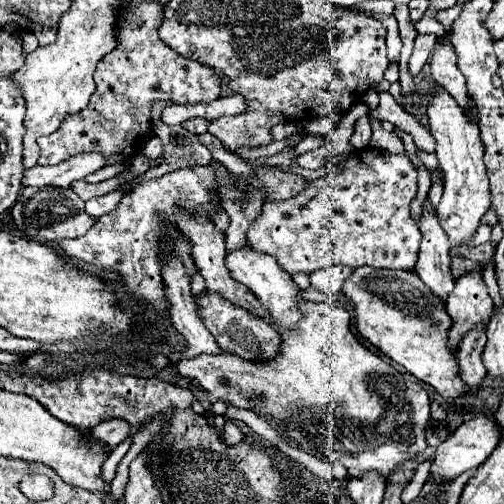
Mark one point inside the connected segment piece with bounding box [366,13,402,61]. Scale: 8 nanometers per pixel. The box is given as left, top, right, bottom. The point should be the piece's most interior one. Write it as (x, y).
(394, 44)

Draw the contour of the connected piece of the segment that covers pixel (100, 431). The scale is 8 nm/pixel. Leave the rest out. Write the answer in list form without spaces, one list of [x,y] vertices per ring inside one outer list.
[[[104,421],[92,431],[92,439],[104,443],[106,449],[116,449],[130,435],[130,425],[126,421]]]

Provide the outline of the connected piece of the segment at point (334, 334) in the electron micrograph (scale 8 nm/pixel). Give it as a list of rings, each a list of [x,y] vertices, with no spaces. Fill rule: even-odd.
[[[314,301],[302,303],[300,307],[302,307],[302,313],[304,313],[304,319],[298,323],[298,331],[296,331],[296,333],[290,333],[290,331],[282,331],[282,329],[280,329],[280,333],[282,333],[282,347],[280,347],[280,355],[278,355],[274,361],[268,361],[268,363],[250,363],[250,361],[242,361],[242,359],[236,357],[236,355],[222,353],[222,355],[218,355],[218,357],[214,357],[214,355],[198,355],[198,357],[194,357],[194,359],[180,359],[180,361],[176,361],[176,363],[170,363],[170,369],[172,369],[174,373],[178,373],[180,377],[188,377],[188,379],[192,377],[192,379],[196,379],[208,393],[212,393],[214,399],[232,403],[232,405],[242,407],[242,409],[252,409],[252,411],[256,411],[256,413],[260,413],[260,415],[272,415],[274,419],[278,419],[278,421],[282,421],[282,423],[286,425],[290,437],[296,439],[296,441],[300,443],[300,447],[302,447],[306,453],[310,453],[310,455],[314,455],[314,457],[318,457],[318,459],[322,459],[322,461],[328,461],[328,463],[330,463],[330,461],[340,461],[340,463],[348,469],[350,477],[358,477],[358,475],[368,473],[368,471],[376,471],[376,473],[388,477],[398,465],[402,465],[402,461],[408,461],[408,459],[414,457],[414,453],[408,453],[408,451],[406,451],[408,447],[426,447],[426,429],[430,427],[430,419],[432,419],[428,393],[422,389],[422,385],[416,381],[416,377],[412,377],[412,375],[408,375],[408,373],[402,375],[402,371],[398,371],[394,365],[382,361],[376,353],[370,353],[370,351],[354,337],[354,333],[352,333],[352,329],[350,329],[350,313],[346,311],[346,307],[342,307],[342,305],[338,305],[338,303],[314,303]],[[222,377],[228,379],[228,385],[222,385],[222,383],[220,383]]]

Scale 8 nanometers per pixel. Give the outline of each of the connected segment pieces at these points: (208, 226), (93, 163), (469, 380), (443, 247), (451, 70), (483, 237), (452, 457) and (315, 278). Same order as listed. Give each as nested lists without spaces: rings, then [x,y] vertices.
[[[178,213],[176,221],[178,221],[178,227],[182,229],[182,233],[186,233],[186,237],[192,241],[192,257],[194,257],[194,263],[196,263],[200,275],[204,277],[206,289],[212,291],[212,293],[222,295],[224,301],[230,301],[232,305],[238,305],[238,307],[254,313],[256,317],[264,317],[266,315],[266,309],[258,303],[258,299],[250,293],[250,289],[246,289],[242,283],[238,283],[238,281],[234,281],[230,277],[230,271],[224,265],[224,259],[226,259],[224,235],[212,223],[208,223],[204,219],[192,219],[192,217],[186,217],[186,215]]]
[[[82,153],[76,155],[60,165],[52,165],[52,167],[32,167],[28,171],[24,171],[24,179],[22,185],[24,187],[44,187],[44,185],[52,185],[52,187],[72,187],[74,181],[84,179],[88,173],[98,171],[104,167],[104,157],[100,153]]]
[[[476,325],[462,341],[456,359],[458,359],[458,367],[460,367],[460,377],[464,381],[464,385],[476,393],[486,377],[486,369],[482,365],[482,351],[486,345],[486,327],[484,325]]]
[[[424,203],[424,215],[418,227],[422,231],[422,245],[418,253],[416,273],[436,297],[446,301],[454,289],[454,277],[450,271],[450,245],[446,233],[438,223],[438,217],[434,217],[434,209],[428,203]]]
[[[442,41],[438,49],[434,49],[430,57],[432,65],[432,77],[460,103],[460,107],[468,107],[466,97],[466,79],[462,77],[458,65],[456,65],[456,53],[448,41]]]
[[[481,224],[476,231],[474,239],[470,241],[470,246],[476,247],[489,242],[491,238],[491,231],[492,228],[490,226]]]
[[[480,415],[480,417],[474,417],[466,423],[462,423],[444,443],[438,445],[436,459],[434,459],[434,465],[430,469],[430,477],[436,481],[452,481],[460,473],[478,467],[480,463],[486,461],[486,457],[490,457],[490,453],[494,451],[494,447],[502,439],[500,431],[502,431],[502,427],[494,421],[494,417]]]
[[[328,267],[328,269],[312,273],[310,281],[312,281],[312,287],[318,289],[320,293],[324,293],[328,297],[338,297],[340,287],[350,273],[352,271],[348,267]]]

